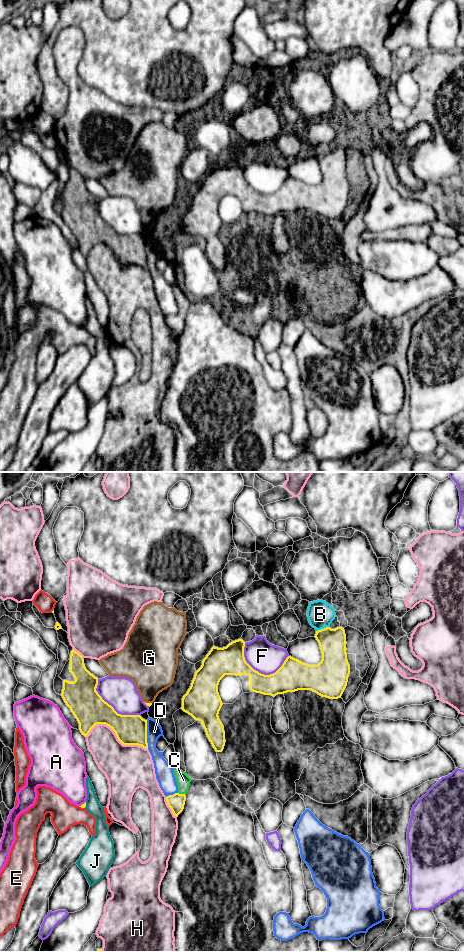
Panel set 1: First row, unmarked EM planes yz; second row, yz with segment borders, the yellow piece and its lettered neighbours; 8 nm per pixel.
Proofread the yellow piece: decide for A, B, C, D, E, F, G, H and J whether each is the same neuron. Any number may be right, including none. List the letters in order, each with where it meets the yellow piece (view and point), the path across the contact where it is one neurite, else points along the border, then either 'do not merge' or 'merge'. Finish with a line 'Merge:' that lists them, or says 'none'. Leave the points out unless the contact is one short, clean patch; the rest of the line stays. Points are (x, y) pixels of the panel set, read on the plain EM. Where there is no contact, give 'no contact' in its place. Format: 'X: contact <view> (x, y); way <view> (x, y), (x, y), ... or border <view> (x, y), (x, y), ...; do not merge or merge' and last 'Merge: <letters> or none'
A: contact yz (82, 324); do not merge
B: contact yz (322, 149); way yz (332, 162), (322, 149), (320, 134); merge
C: contact yz (181, 314); merge
D: contact yz (146, 254); do not merge
E: contact yz (81, 327); do not merge
F: contact yz (262, 194); do not merge
G: contact yz (148, 223); merge
H: contact yz (130, 264); do not merge
J: contact yz (85, 325); do not merge
Merge: B, C, G

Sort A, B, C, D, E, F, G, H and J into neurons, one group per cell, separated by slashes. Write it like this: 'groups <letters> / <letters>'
groups A / B C G / D / E / F / H / J

